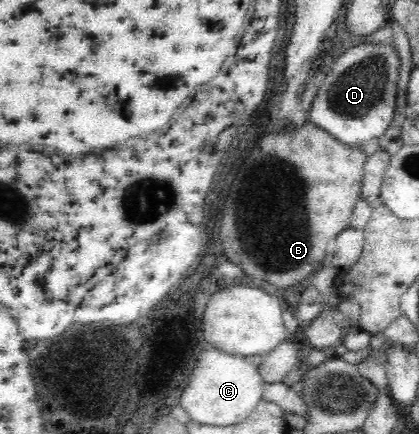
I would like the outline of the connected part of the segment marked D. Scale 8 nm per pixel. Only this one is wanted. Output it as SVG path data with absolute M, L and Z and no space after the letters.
M364 42L350 47L334 60L333 69L325 73L325 79L313 99L309 109L309 122L323 128L335 136L340 142L351 147L363 147L363 143L371 138L378 138L388 129L393 113L395 113L395 98L397 95L397 79L399 79L401 61L393 43L386 44Z

